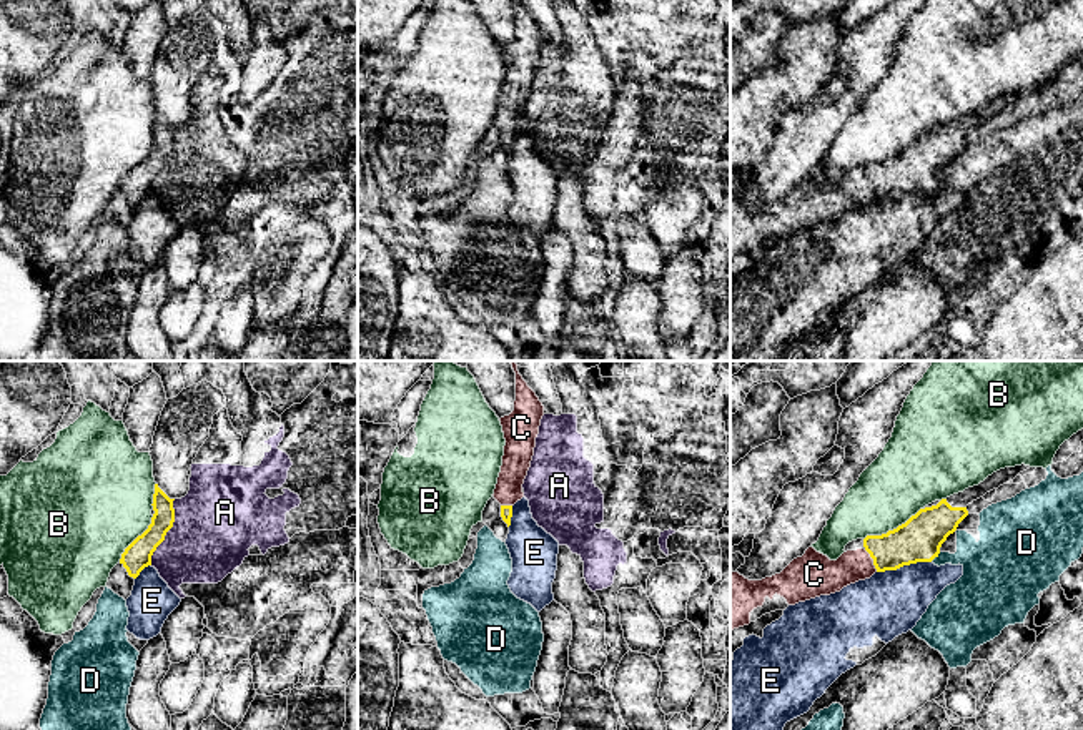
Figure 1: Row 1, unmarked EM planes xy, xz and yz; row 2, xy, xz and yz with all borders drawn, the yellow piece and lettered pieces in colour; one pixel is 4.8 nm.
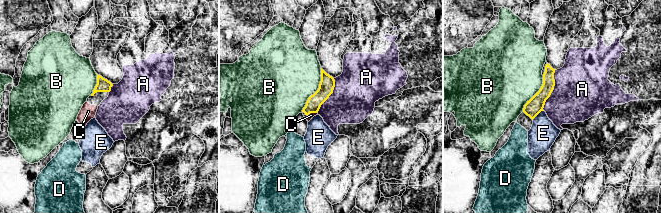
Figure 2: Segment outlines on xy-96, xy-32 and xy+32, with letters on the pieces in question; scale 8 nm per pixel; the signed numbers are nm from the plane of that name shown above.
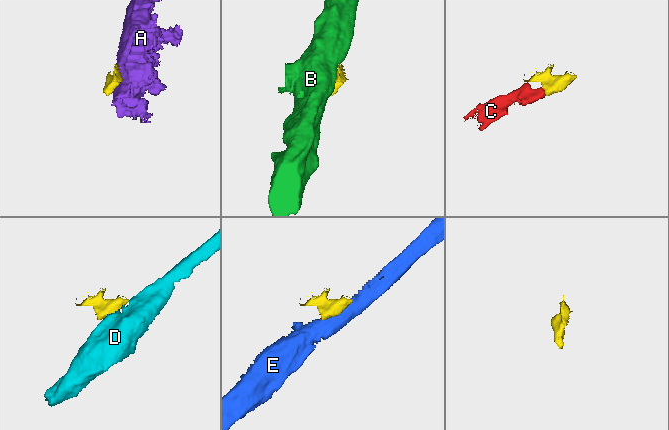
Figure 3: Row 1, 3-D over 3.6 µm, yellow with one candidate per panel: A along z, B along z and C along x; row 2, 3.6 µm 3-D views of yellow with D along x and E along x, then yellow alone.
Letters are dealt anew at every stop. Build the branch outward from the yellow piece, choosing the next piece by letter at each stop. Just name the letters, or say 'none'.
C

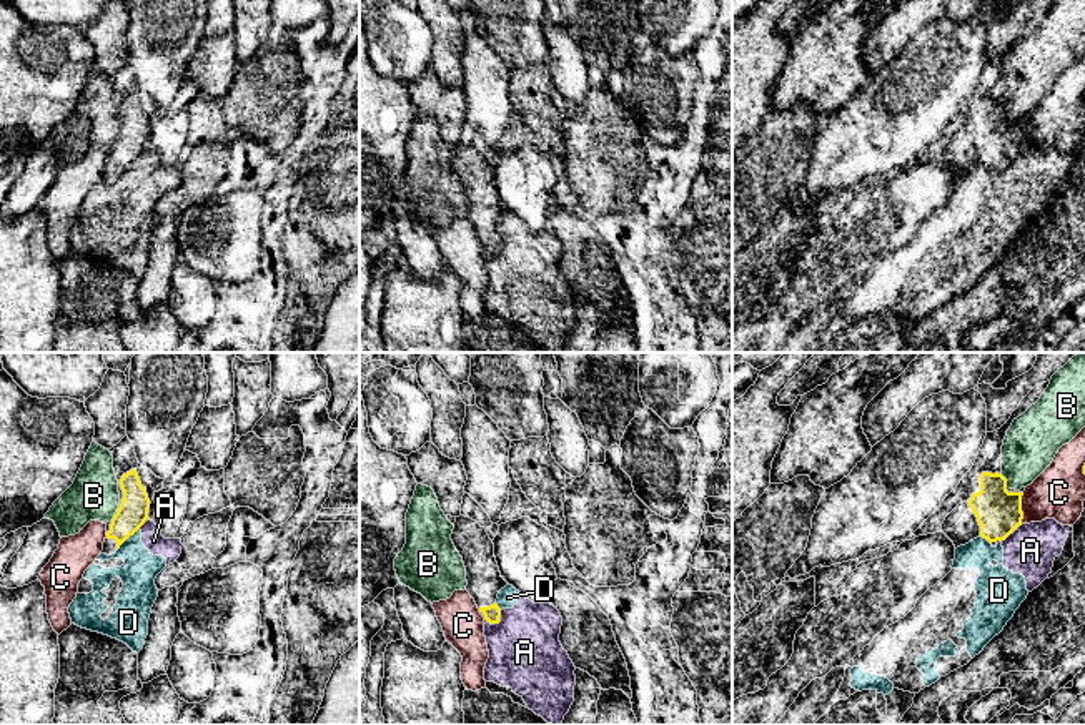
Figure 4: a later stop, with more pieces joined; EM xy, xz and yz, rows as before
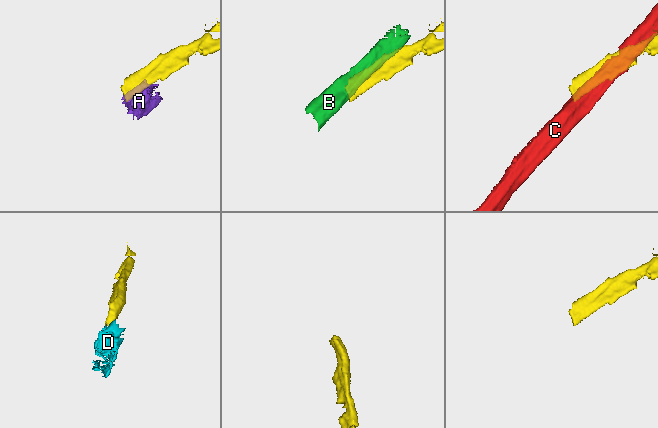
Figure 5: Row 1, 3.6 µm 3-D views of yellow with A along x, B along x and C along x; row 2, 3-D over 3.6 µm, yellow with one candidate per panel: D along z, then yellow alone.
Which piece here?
none

